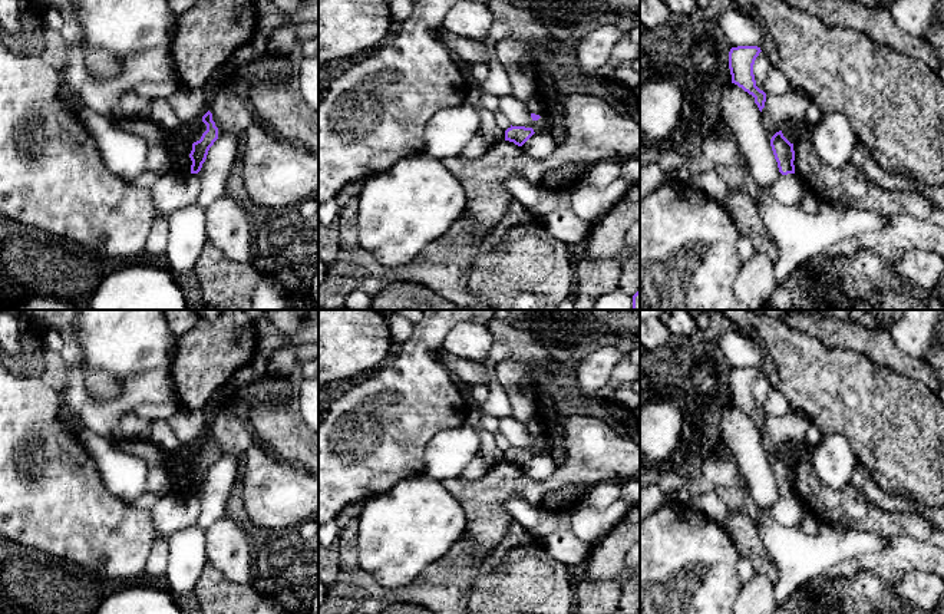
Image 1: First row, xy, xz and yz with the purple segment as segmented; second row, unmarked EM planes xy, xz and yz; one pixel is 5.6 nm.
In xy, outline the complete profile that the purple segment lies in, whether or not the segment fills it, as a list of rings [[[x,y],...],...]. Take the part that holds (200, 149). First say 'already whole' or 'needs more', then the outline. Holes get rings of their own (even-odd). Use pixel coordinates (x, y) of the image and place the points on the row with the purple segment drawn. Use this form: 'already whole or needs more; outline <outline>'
already whole; outline [[[209,110],[202,116],[202,122],[207,125],[207,131],[202,133],[199,141],[192,143],[192,151],[189,154],[192,161],[191,174],[198,174],[201,171],[209,148],[218,139],[218,128],[215,126]]]

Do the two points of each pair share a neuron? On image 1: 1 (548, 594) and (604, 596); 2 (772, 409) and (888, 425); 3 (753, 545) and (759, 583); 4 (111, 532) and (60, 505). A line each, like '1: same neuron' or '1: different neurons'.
1: different neurons
2: different neurons
3: different neurons
4: same neuron

